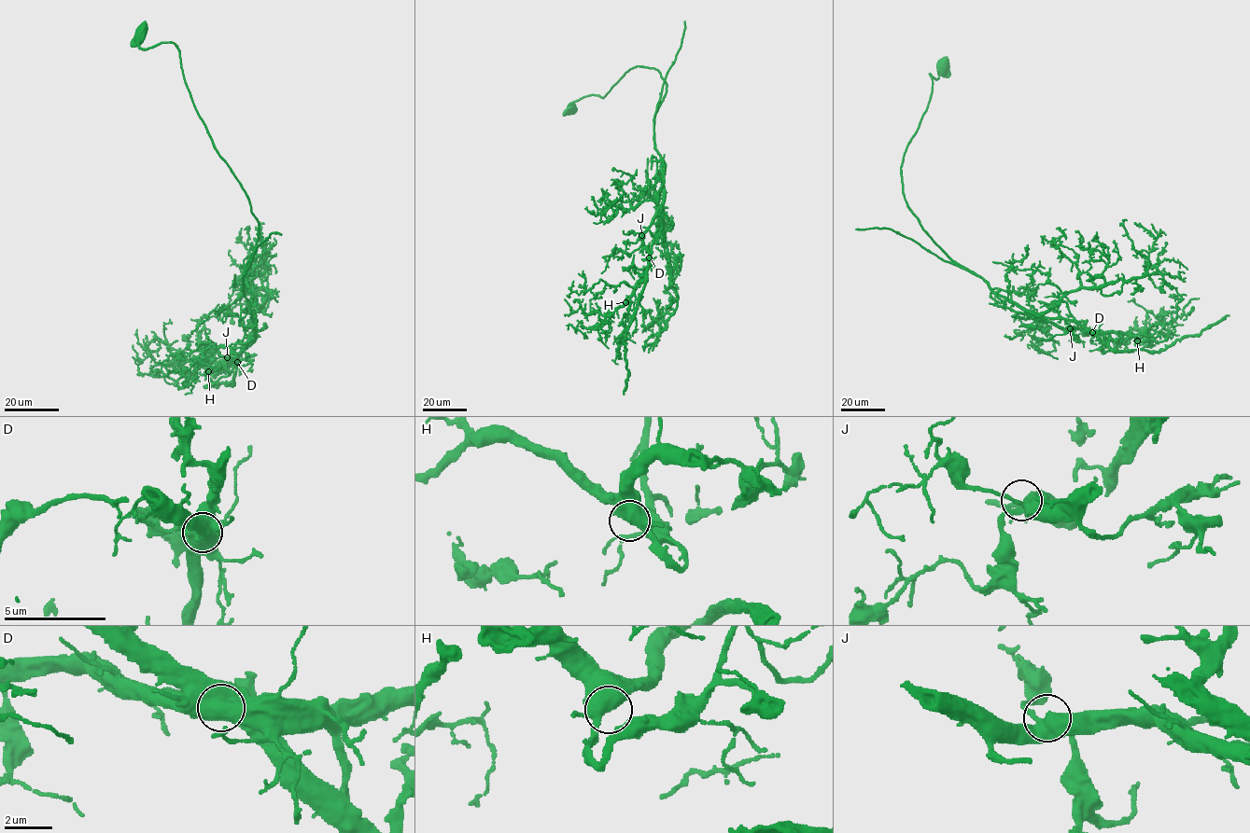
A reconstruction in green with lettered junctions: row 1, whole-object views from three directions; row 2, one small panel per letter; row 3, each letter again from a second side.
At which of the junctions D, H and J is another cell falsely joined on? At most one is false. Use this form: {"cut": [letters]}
{"cut": ["D"]}

